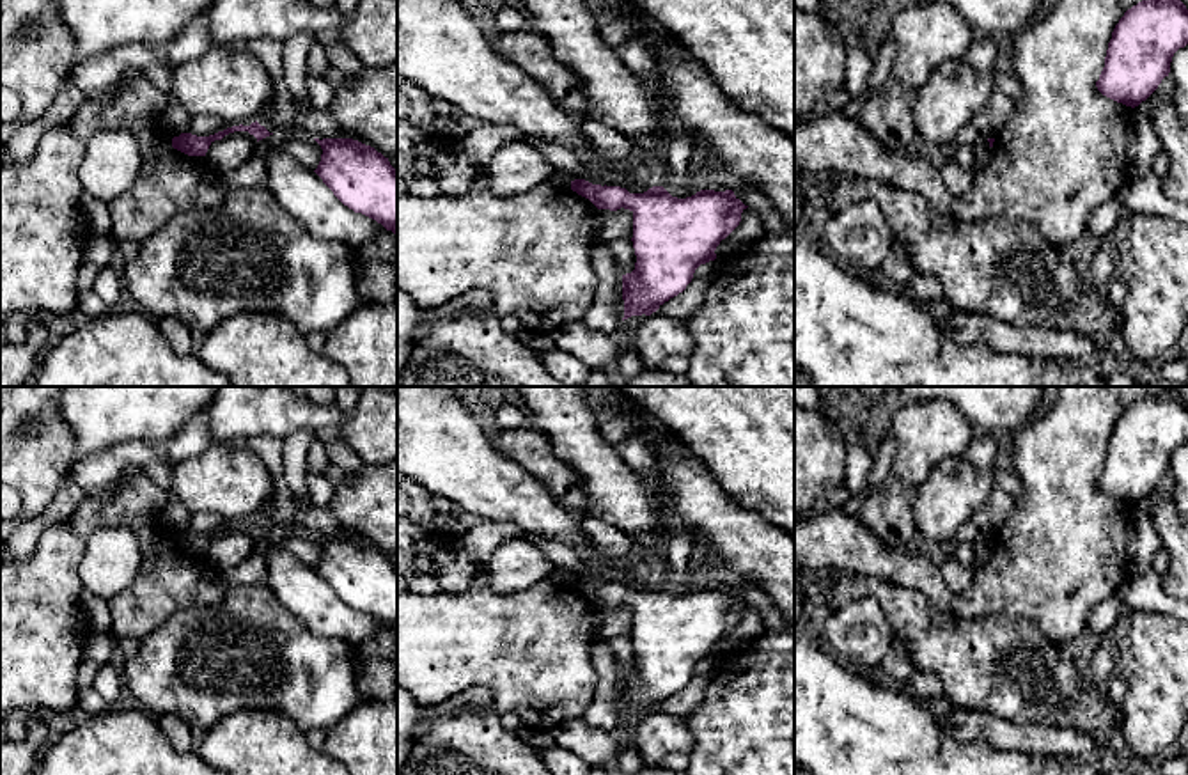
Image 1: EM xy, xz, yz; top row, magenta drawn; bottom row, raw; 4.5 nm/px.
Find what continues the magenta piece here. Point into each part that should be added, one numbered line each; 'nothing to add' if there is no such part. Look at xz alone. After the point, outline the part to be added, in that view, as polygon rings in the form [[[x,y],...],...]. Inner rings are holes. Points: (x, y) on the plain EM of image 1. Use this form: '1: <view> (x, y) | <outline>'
nothing to add

